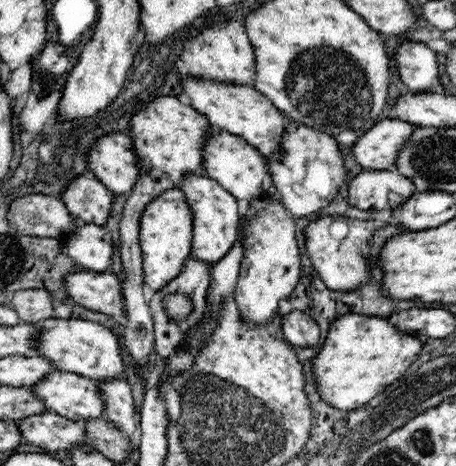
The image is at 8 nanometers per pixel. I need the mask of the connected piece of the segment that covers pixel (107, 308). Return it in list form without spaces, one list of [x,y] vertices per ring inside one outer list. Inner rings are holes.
[[[82,269],[65,278],[65,290],[78,306],[85,306],[110,318],[125,320],[127,310],[121,282],[120,274]]]

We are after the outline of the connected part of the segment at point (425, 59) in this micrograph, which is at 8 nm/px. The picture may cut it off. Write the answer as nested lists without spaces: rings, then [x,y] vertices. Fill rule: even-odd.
[[[405,41],[396,52],[396,68],[405,91],[410,93],[436,92],[440,68],[436,53],[424,43]]]

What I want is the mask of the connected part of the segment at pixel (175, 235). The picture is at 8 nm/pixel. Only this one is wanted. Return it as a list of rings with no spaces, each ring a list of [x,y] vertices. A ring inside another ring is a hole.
[[[181,188],[164,191],[146,205],[140,221],[139,241],[143,275],[149,293],[159,291],[181,274],[187,258],[192,256],[192,237],[193,214]]]

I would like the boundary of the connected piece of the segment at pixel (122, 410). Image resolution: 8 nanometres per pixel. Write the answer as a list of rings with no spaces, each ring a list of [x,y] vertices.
[[[124,379],[96,383],[106,403],[104,417],[124,436],[134,441],[140,430],[136,426],[138,411],[134,405],[132,385]]]

